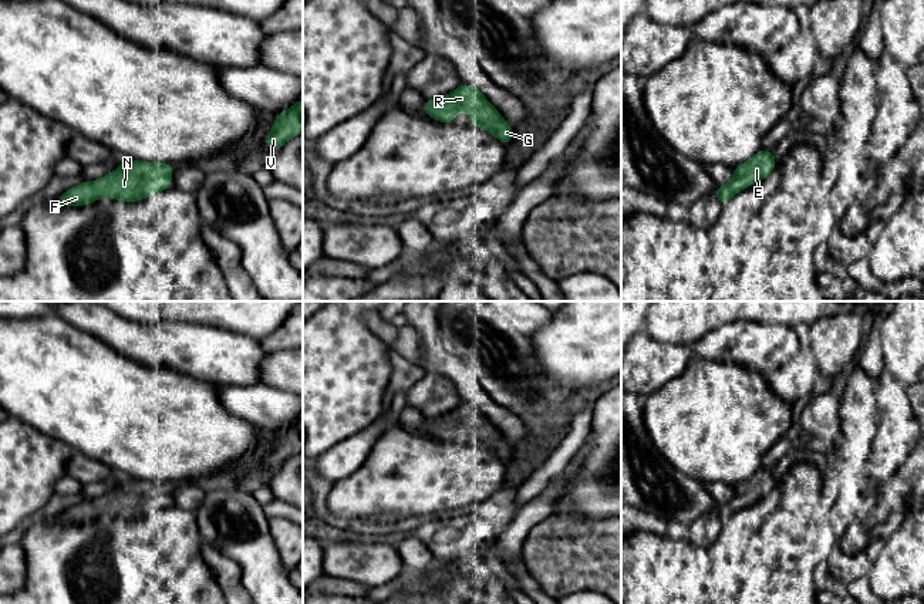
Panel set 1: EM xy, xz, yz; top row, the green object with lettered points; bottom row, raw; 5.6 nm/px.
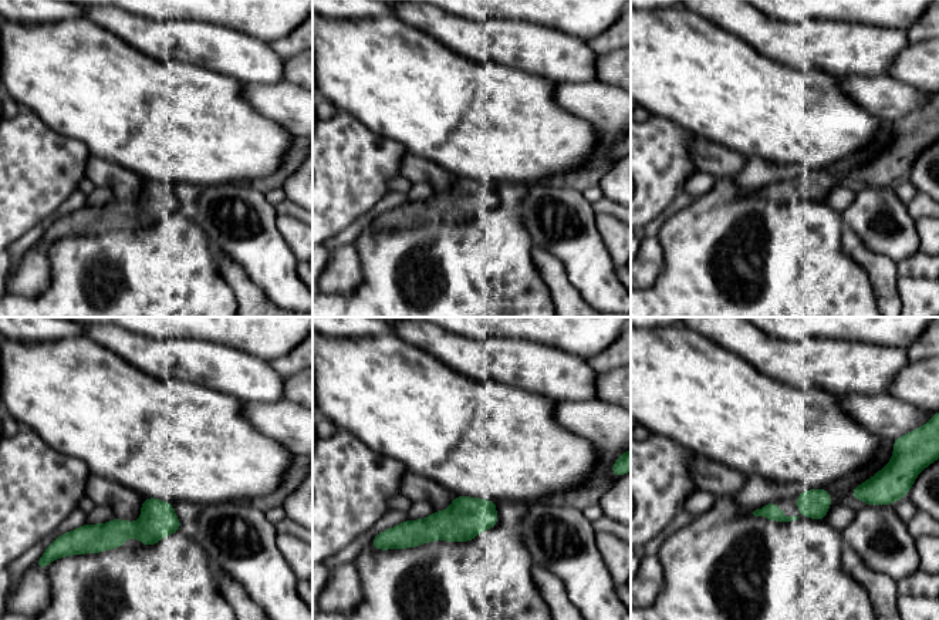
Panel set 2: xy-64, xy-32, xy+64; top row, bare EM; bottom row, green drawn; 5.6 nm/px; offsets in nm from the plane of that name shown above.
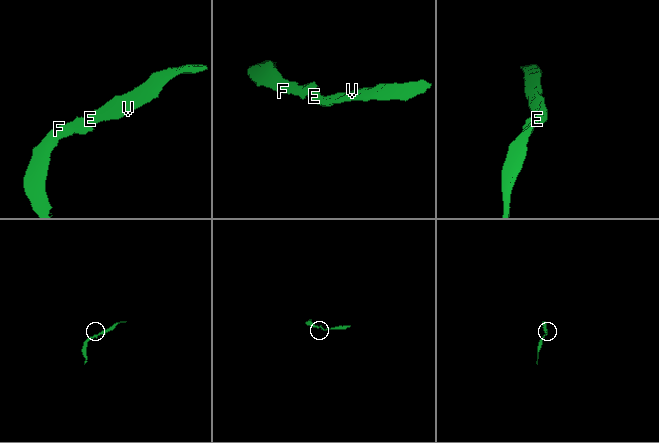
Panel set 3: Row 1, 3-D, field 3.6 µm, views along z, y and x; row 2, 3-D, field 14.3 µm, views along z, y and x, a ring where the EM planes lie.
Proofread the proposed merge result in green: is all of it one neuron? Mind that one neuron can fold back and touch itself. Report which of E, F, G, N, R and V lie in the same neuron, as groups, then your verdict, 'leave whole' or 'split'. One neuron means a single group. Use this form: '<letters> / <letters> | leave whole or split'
E F G N R V | leave whole

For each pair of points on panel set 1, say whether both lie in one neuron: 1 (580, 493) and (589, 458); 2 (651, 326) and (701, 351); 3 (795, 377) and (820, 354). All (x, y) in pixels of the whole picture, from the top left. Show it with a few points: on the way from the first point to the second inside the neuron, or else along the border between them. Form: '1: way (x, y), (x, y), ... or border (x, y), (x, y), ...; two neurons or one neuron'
1: way (589, 485), (589, 466); one neuron
2: border (718, 327), (705, 333), (690, 347); two neurons
3: border (803, 357), (816, 377); two neurons

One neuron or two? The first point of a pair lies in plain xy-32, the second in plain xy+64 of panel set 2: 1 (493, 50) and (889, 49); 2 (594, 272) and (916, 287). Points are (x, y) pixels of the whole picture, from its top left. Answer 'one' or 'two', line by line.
1: one
2: one

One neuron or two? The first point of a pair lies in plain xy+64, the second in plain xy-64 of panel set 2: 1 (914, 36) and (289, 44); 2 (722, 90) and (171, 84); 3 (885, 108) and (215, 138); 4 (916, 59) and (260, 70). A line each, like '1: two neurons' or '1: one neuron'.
1: one neuron
2: one neuron
3: two neurons
4: two neurons

